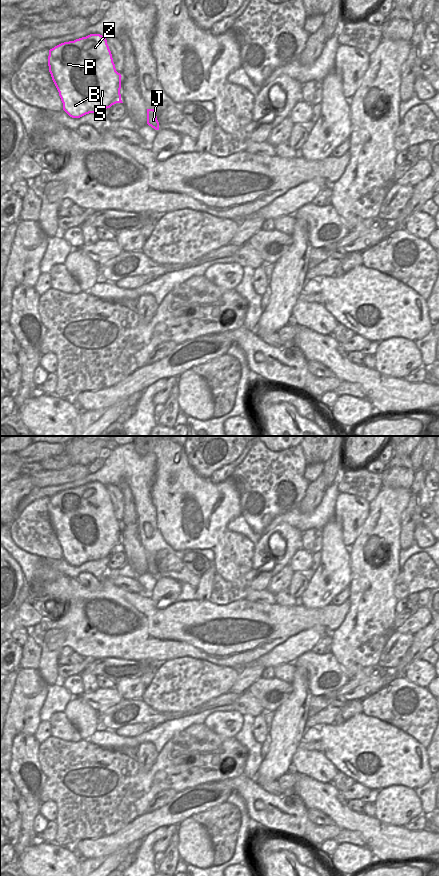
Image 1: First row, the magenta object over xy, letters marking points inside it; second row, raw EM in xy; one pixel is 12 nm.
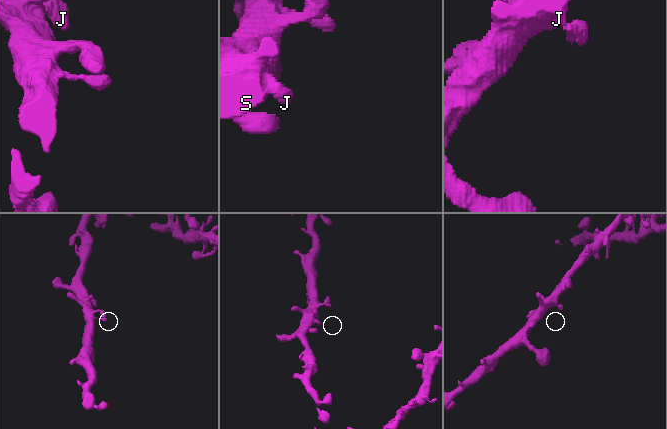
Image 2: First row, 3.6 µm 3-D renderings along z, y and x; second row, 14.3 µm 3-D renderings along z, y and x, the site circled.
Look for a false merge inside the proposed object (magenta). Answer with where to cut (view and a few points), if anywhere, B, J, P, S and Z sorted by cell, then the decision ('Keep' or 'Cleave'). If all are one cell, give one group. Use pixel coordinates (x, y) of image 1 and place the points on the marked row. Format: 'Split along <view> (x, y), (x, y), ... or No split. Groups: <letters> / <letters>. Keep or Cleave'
No split. Groups: B J P S Z. Keep

